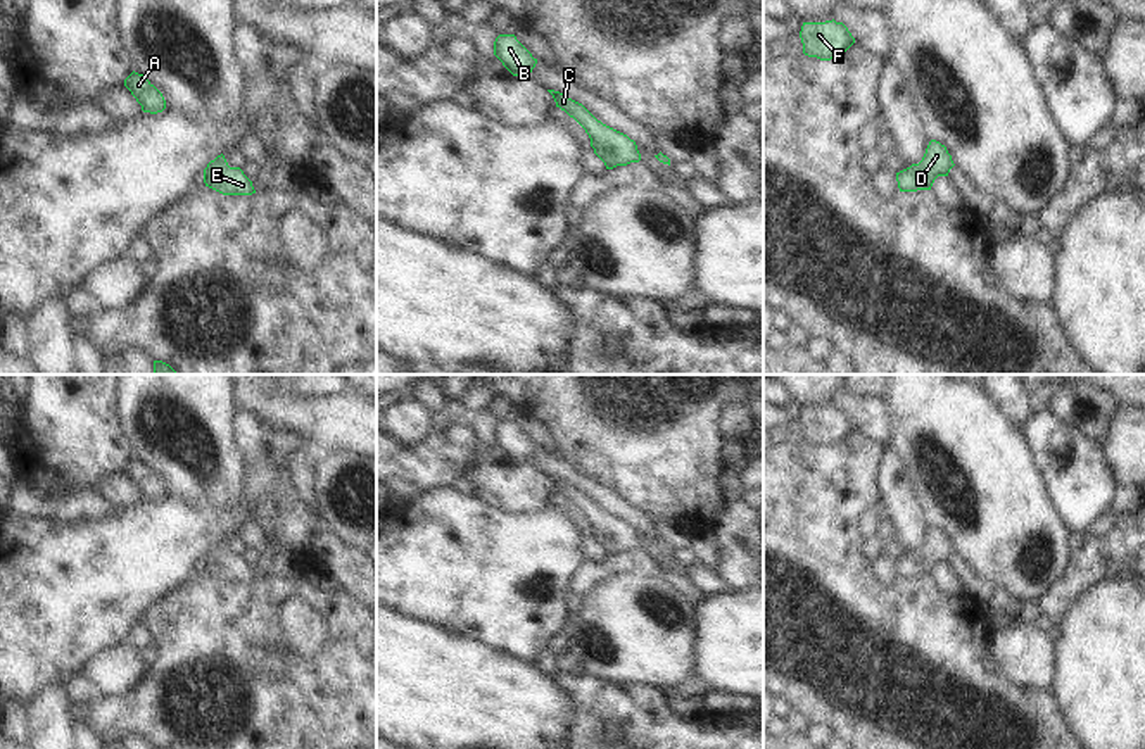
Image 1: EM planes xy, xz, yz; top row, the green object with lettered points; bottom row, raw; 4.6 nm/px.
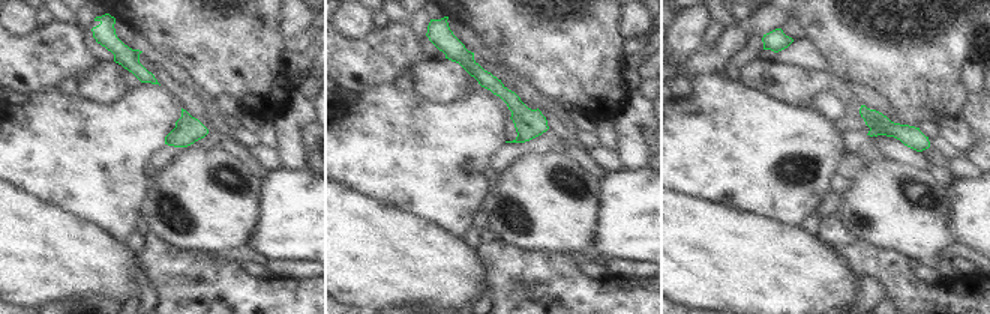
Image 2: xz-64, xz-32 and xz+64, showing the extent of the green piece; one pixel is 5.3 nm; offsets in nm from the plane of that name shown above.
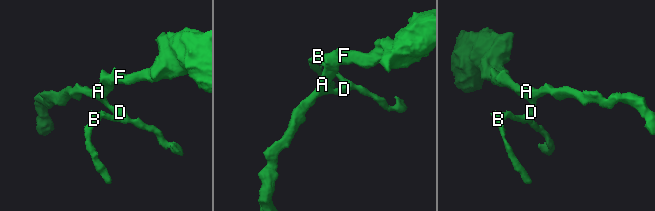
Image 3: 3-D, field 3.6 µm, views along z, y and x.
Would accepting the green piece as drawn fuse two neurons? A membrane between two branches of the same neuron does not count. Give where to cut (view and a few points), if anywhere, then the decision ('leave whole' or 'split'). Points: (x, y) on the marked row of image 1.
no cut | leave whole

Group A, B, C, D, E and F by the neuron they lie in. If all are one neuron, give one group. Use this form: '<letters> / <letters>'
A B C D E F

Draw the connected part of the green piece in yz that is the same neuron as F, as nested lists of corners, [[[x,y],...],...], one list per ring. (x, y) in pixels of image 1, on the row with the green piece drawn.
[[[834,19],[826,22],[803,22],[800,38],[803,54],[820,60],[839,57],[855,43],[848,28]]]

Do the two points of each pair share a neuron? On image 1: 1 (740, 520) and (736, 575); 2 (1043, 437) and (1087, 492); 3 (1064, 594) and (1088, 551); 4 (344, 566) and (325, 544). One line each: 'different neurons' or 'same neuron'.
1: same neuron
2: same neuron
3: same neuron
4: same neuron

